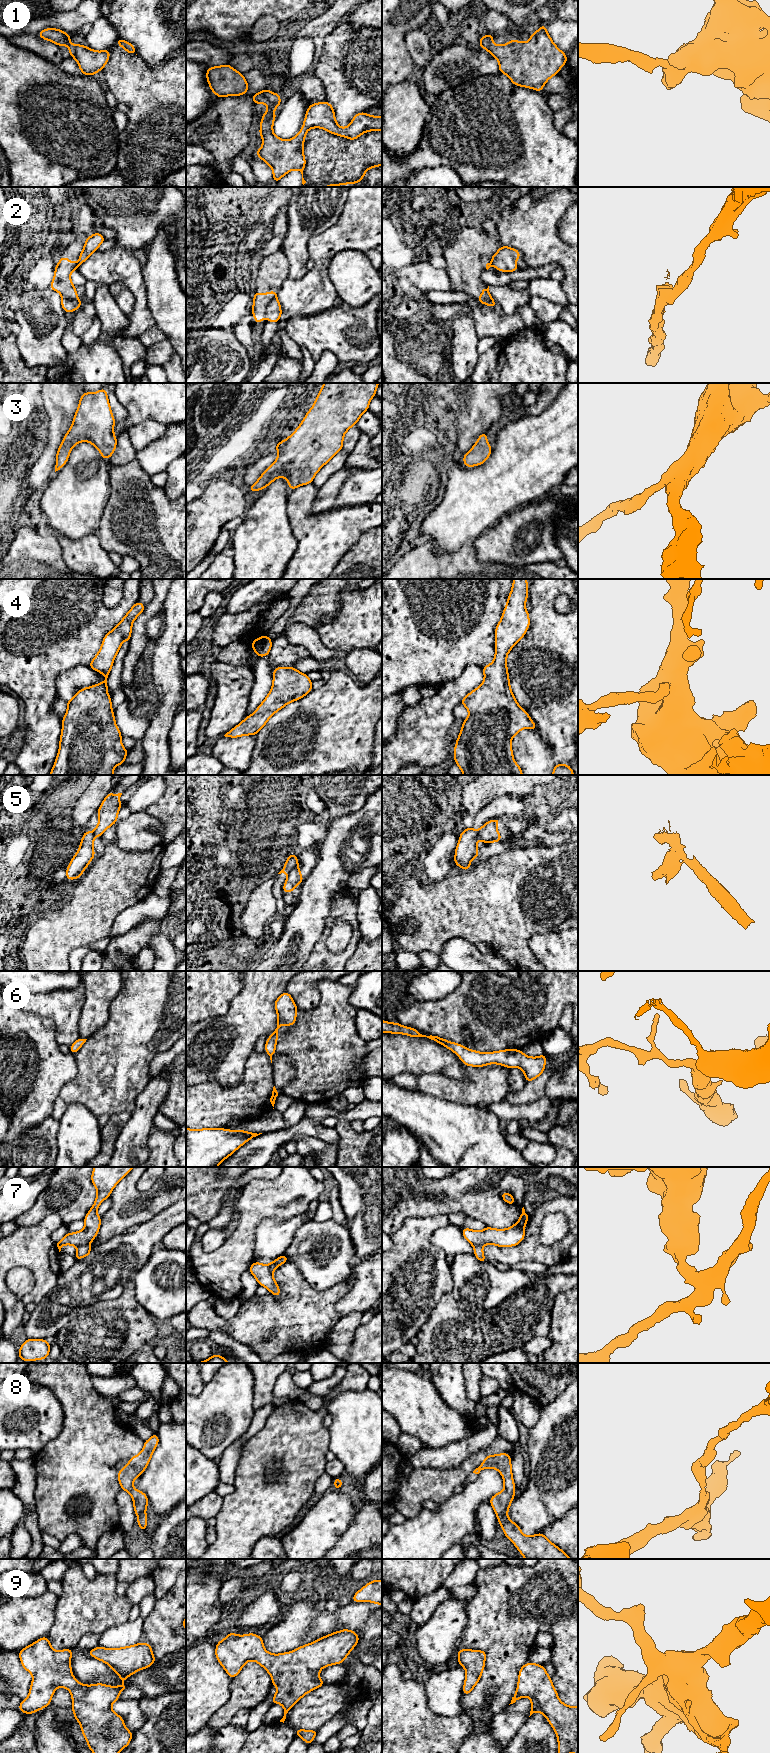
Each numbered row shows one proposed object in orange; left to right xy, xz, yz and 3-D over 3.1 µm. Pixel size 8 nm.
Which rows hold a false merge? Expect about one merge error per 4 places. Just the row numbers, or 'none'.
2, 5, 7

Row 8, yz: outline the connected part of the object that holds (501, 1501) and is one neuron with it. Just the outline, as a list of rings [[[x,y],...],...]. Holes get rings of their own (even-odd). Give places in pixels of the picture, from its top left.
[[[508,1453],[488,1455],[473,1473],[479,1474],[486,1468],[496,1469],[504,1481],[504,1490],[493,1495],[490,1504],[498,1517],[505,1536],[511,1540],[525,1559],[571,1559],[563,1550],[554,1545],[543,1533],[526,1536],[520,1527],[507,1516],[515,1495],[511,1456]]]

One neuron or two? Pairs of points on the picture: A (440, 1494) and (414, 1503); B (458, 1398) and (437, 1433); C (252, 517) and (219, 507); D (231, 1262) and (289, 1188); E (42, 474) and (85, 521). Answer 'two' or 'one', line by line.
A: one
B: two
C: two
D: one
E: two

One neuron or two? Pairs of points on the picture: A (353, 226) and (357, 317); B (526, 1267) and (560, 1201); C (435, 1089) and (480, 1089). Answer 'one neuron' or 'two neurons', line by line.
A: two neurons
B: two neurons
C: one neuron

